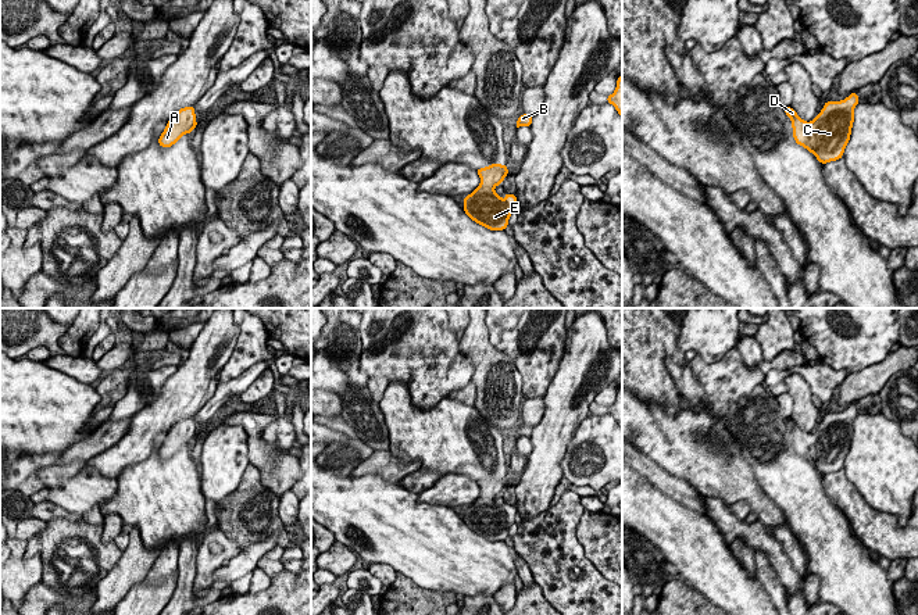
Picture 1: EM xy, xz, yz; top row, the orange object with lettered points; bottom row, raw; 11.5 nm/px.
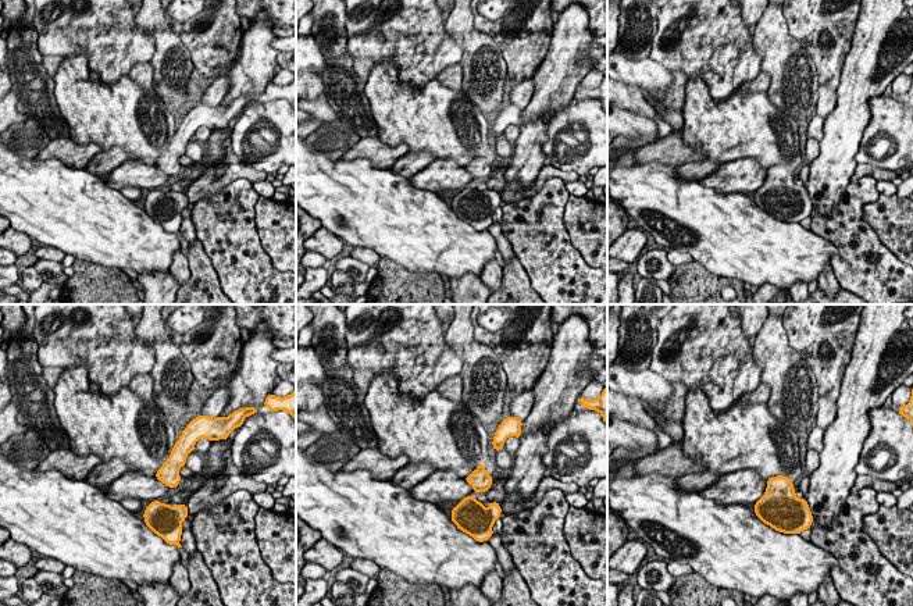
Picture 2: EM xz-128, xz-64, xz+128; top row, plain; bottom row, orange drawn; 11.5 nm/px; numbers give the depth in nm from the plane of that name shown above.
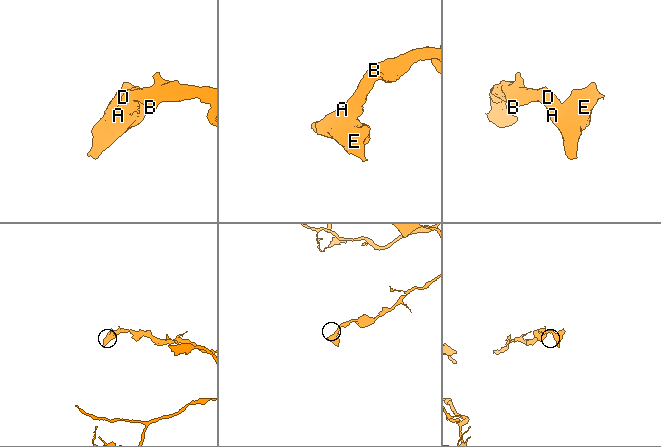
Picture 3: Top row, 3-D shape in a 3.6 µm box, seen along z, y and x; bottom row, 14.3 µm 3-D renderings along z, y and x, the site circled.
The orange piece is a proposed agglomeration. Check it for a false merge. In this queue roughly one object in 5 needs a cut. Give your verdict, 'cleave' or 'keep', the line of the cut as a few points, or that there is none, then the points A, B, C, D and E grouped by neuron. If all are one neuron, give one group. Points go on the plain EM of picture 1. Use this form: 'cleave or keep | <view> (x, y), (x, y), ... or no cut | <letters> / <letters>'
keep | no cut | A B C D E

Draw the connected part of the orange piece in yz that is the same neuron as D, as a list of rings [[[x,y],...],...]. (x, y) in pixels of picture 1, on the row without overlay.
[[[853,403],[842,412],[826,412],[814,432],[803,432],[792,418],[785,425],[793,432],[793,448],[797,455],[812,464],[821,475],[843,468],[854,433],[858,407]]]

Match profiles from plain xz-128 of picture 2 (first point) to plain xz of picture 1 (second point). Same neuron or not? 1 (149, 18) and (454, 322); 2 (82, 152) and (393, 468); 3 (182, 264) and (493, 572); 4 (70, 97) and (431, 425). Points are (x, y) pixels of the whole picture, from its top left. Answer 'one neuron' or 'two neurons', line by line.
1: two neurons
2: one neuron
3: two neurons
4: one neuron

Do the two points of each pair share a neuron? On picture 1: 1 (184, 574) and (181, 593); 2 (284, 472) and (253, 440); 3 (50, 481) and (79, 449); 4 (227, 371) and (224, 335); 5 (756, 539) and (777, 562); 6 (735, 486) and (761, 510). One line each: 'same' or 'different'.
1: same
2: same
3: different
4: different
5: same
6: same

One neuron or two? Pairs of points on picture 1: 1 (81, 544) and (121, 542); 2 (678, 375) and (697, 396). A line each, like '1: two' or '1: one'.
1: two
2: one

